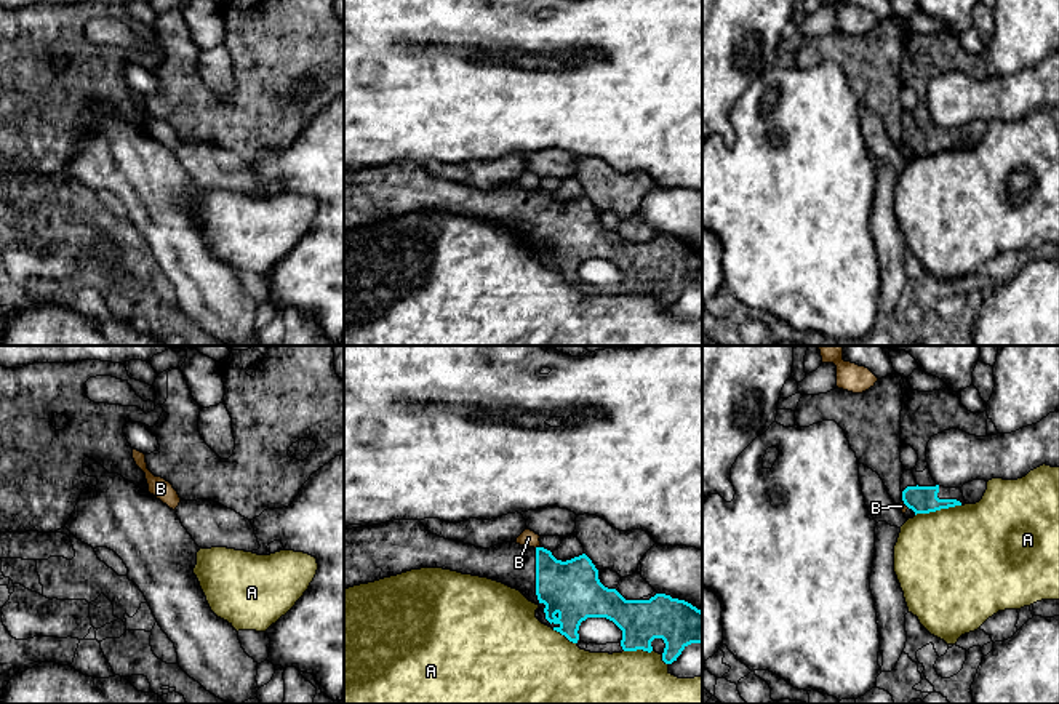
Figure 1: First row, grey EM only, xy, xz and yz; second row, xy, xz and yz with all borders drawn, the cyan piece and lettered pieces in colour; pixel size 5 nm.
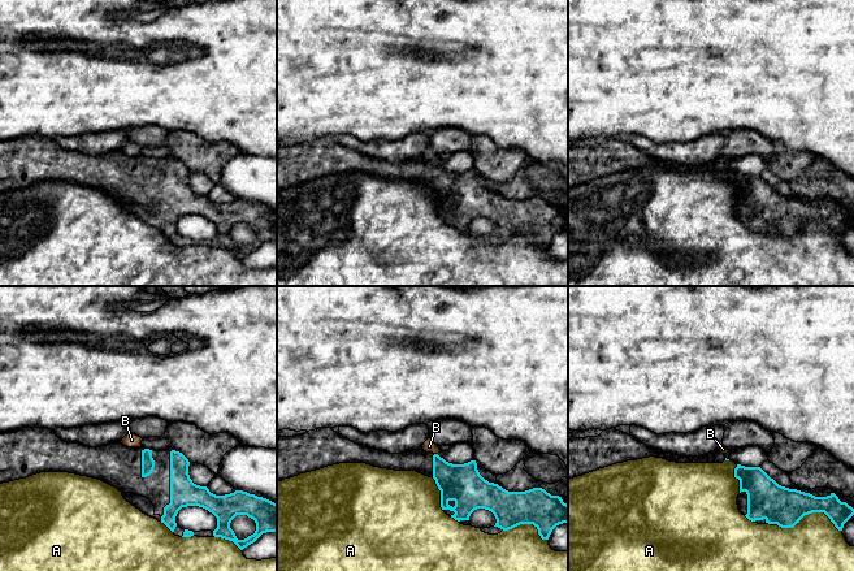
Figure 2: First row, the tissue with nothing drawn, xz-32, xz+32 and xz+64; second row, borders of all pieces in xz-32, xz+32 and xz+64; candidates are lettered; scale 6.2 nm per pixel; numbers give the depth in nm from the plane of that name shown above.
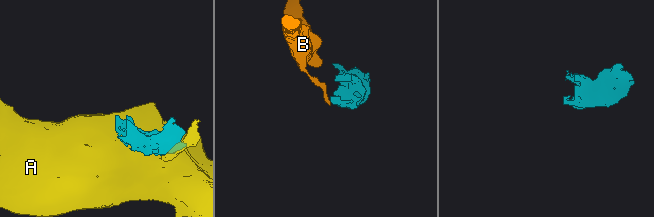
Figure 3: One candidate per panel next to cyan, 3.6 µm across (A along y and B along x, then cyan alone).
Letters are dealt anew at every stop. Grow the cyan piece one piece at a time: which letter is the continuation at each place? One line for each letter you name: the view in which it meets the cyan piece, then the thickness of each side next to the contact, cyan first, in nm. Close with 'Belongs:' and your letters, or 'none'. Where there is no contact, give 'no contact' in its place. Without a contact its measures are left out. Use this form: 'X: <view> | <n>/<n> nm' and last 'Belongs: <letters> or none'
Belongs: none

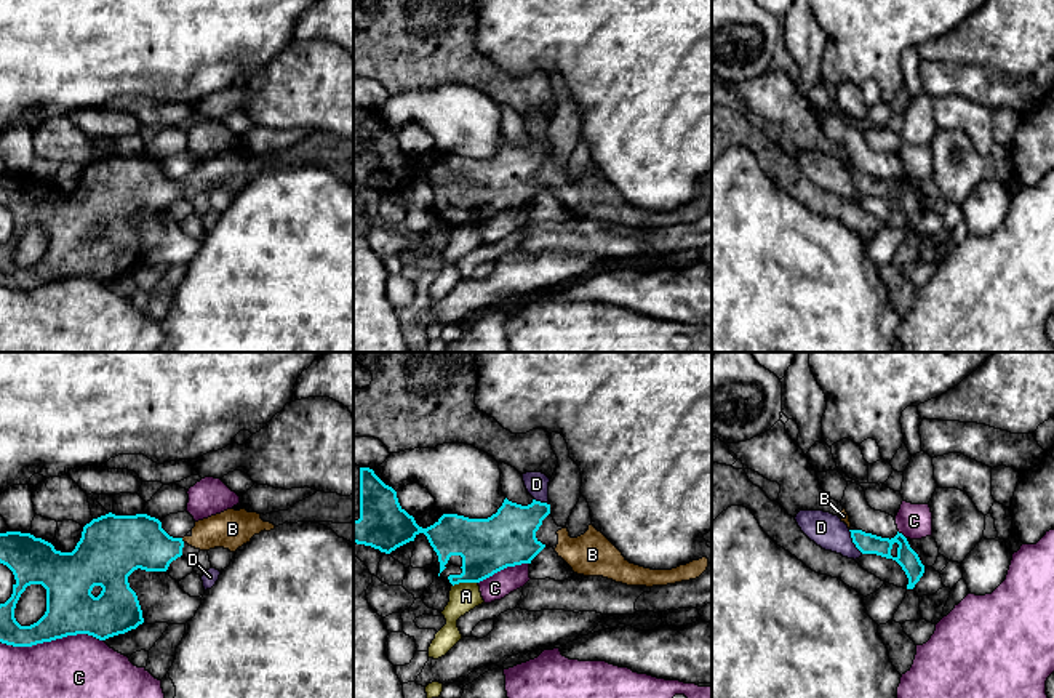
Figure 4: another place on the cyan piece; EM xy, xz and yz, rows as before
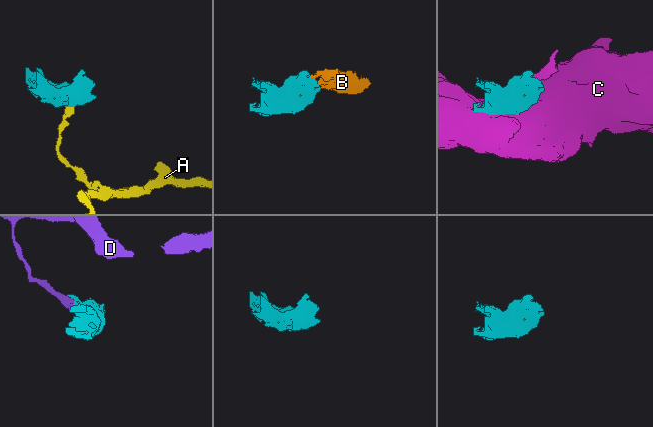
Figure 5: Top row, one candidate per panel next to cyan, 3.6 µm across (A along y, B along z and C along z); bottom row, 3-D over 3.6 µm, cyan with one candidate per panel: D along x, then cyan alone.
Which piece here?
B: xy | 280/190 nm
Belongs: B

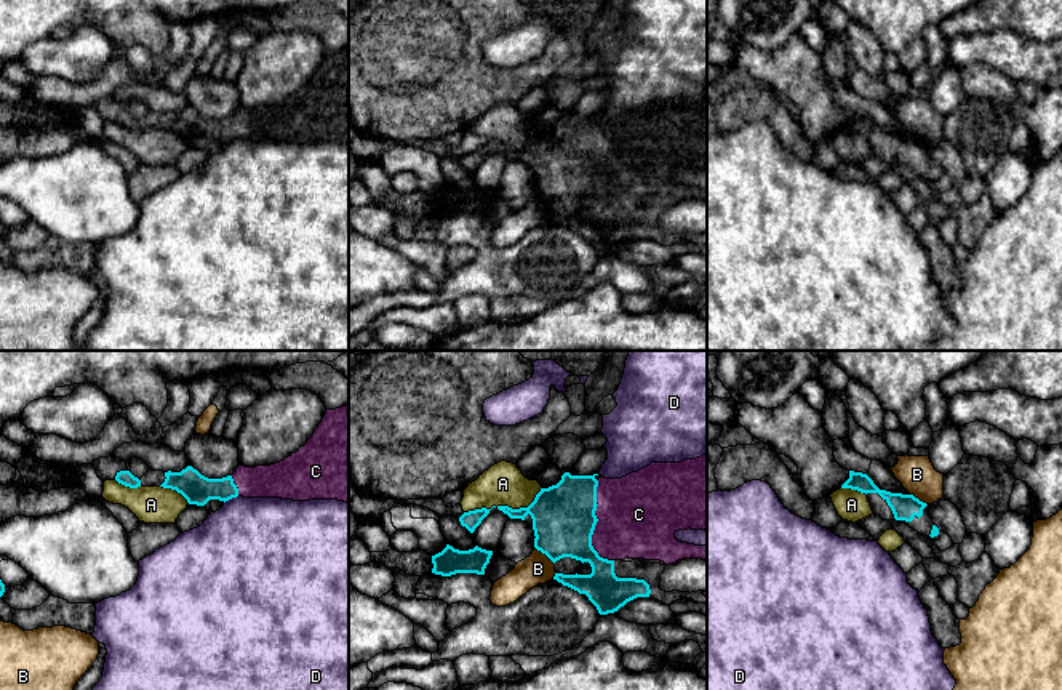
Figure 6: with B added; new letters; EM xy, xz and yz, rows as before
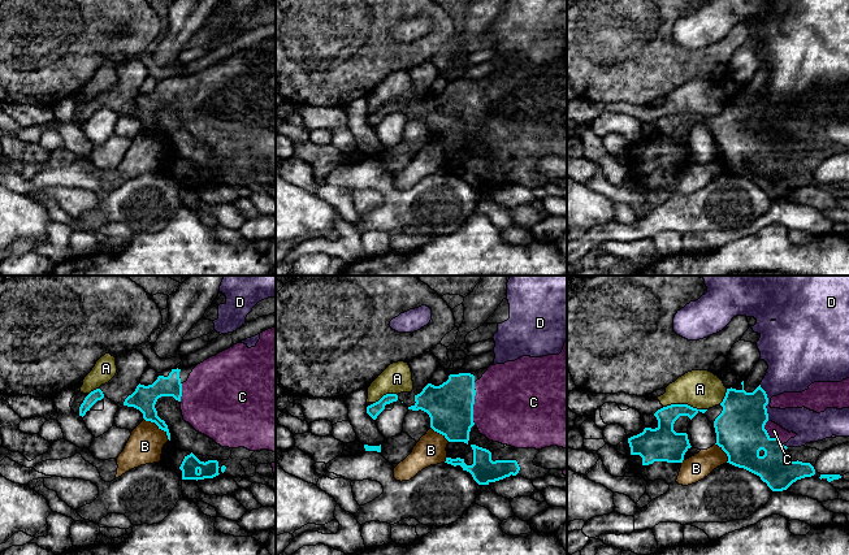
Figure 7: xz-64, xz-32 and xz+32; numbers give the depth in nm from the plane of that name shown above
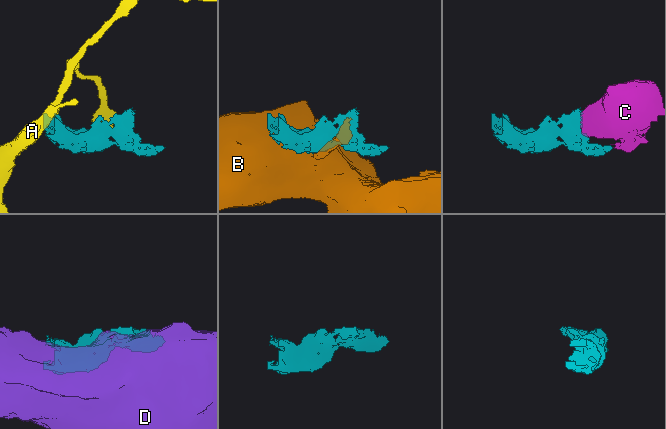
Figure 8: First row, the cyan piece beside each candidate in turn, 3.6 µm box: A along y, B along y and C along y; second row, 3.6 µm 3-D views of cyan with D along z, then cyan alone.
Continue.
C: xz | 320/400 nm
Belongs: C

